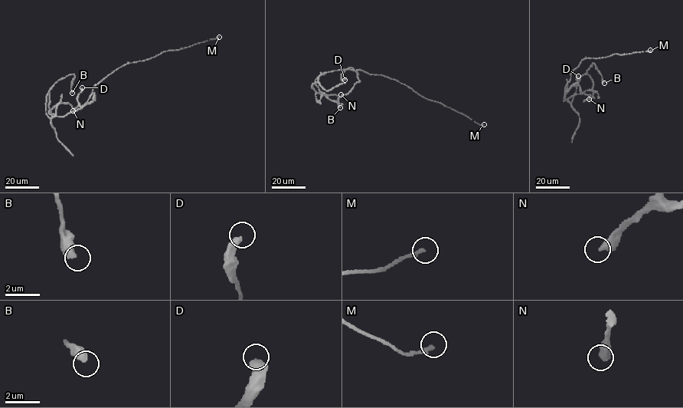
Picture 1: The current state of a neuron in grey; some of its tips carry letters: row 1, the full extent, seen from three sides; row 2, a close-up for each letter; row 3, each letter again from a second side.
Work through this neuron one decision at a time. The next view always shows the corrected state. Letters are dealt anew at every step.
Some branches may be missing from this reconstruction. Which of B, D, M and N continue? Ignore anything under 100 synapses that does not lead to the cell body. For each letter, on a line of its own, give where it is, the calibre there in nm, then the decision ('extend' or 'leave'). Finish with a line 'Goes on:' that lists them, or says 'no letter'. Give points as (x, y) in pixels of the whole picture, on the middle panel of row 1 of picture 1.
B: (340, 107) | 480 nm | leave
D: (344, 80) | 460 nm | leave
M: (484, 124) | 180 nm | extend
N: (341, 94) | 440 nm | leave
Goes on: M

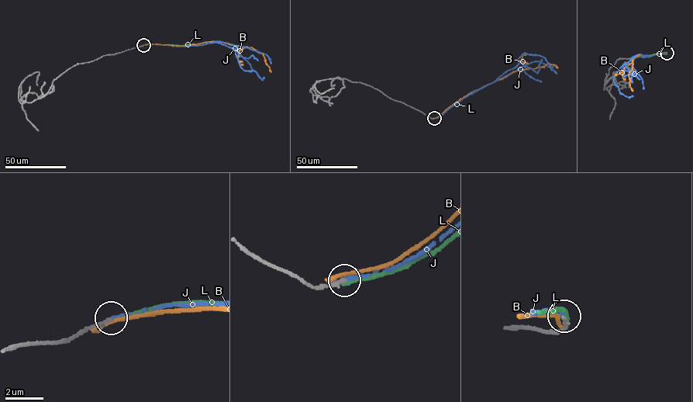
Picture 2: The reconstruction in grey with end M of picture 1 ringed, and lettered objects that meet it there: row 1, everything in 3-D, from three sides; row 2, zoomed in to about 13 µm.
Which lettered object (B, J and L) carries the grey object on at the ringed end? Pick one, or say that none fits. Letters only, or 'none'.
J

